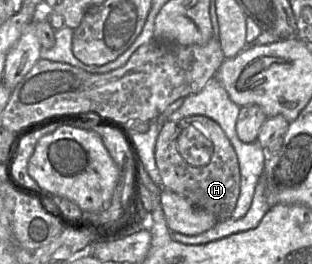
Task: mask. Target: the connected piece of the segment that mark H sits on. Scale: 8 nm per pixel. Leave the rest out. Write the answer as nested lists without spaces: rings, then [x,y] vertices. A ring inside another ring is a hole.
[[[203,115],[184,117],[176,122],[165,121],[156,140],[155,161],[162,179],[161,186],[183,196],[193,206],[212,213],[218,221],[230,219],[240,194],[239,162],[231,142],[217,122]],[[189,125],[199,126],[211,139],[213,155],[204,166],[189,165],[178,152],[178,136]]]

